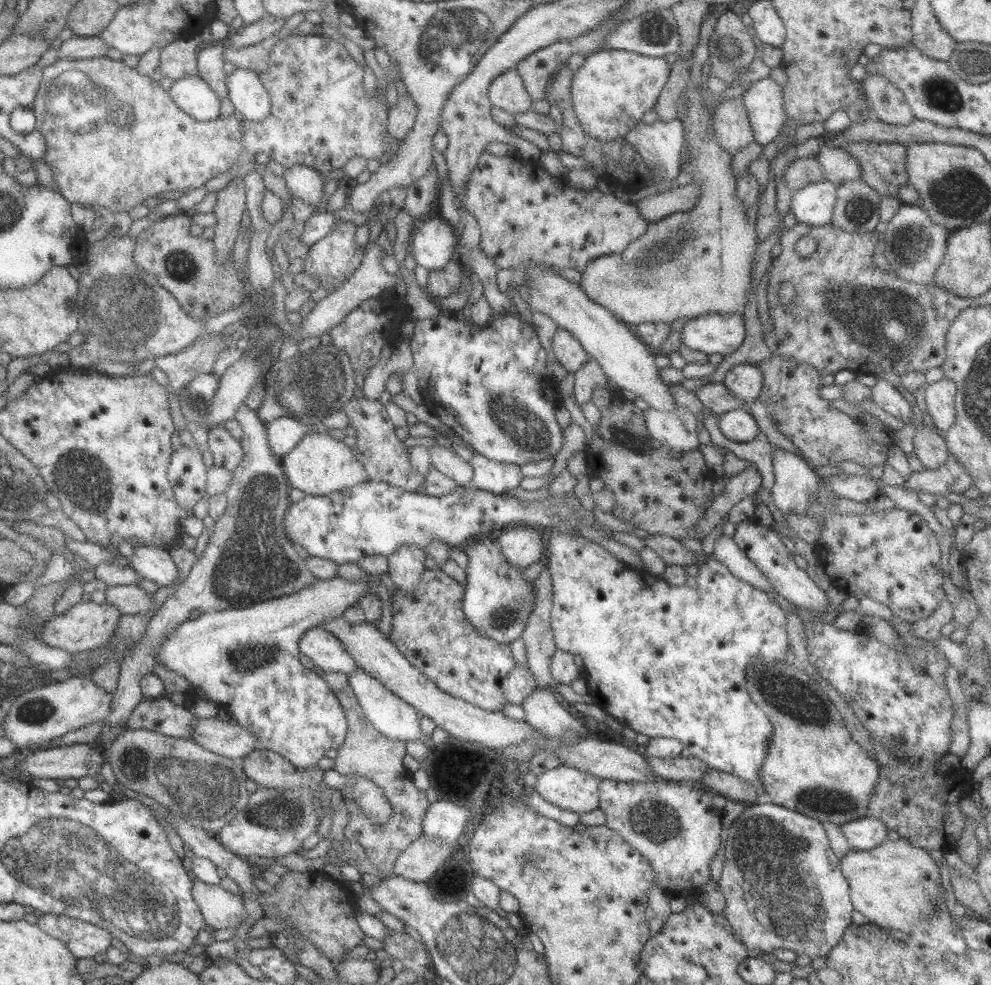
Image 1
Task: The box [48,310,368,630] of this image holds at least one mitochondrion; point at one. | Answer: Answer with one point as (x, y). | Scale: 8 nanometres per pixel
(256, 561)

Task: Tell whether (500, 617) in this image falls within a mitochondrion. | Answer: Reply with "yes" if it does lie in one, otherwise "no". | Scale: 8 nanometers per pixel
yes

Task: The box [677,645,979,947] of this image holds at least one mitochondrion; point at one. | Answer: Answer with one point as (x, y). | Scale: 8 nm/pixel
(784, 896)

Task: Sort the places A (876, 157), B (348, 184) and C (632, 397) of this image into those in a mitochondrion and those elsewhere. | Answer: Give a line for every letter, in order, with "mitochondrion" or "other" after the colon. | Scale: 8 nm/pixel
A: other
B: other
C: other

